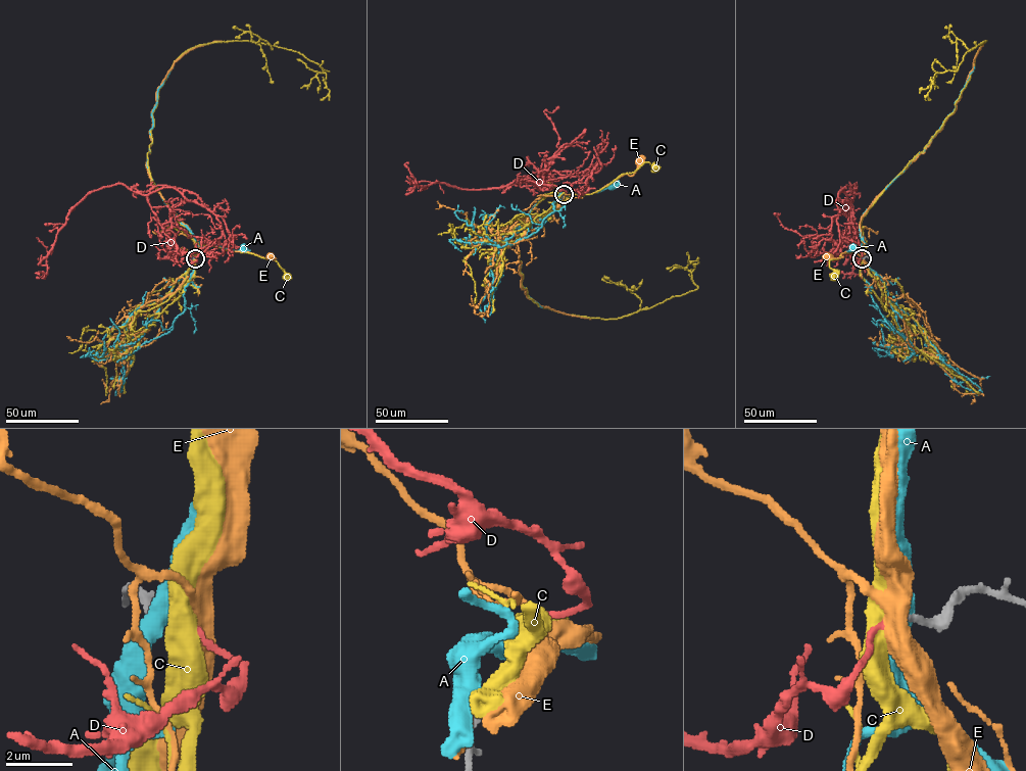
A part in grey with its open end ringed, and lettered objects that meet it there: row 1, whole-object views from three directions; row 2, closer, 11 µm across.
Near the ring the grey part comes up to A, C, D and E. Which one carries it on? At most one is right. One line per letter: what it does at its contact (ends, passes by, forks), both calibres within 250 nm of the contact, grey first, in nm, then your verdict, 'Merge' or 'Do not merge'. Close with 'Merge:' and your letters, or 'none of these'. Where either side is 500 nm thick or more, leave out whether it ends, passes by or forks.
A: It passes by. Thickness 240 nm (grey) against 480 nm. Do not merge
C: Thickness 200 nm (grey) against 600 nm. Do not merge
D: It ends there. Thickness 180 nm (grey) against 140 nm. Merge
E: It forks there. Thickness 200 nm (grey) against 480 nm. Do not merge
Merge: D

